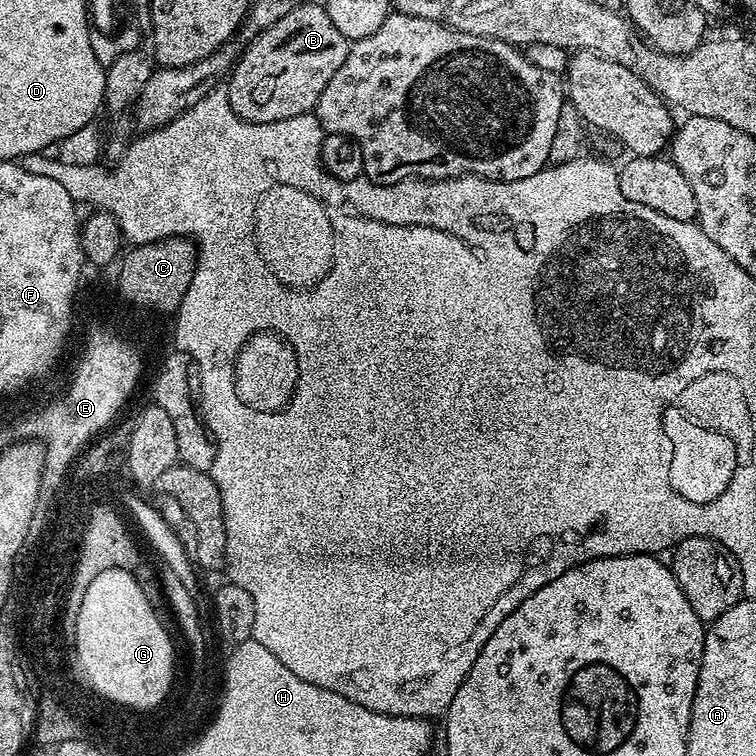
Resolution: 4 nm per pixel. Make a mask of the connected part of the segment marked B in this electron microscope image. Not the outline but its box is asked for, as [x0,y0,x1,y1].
[227,2,350,124]

